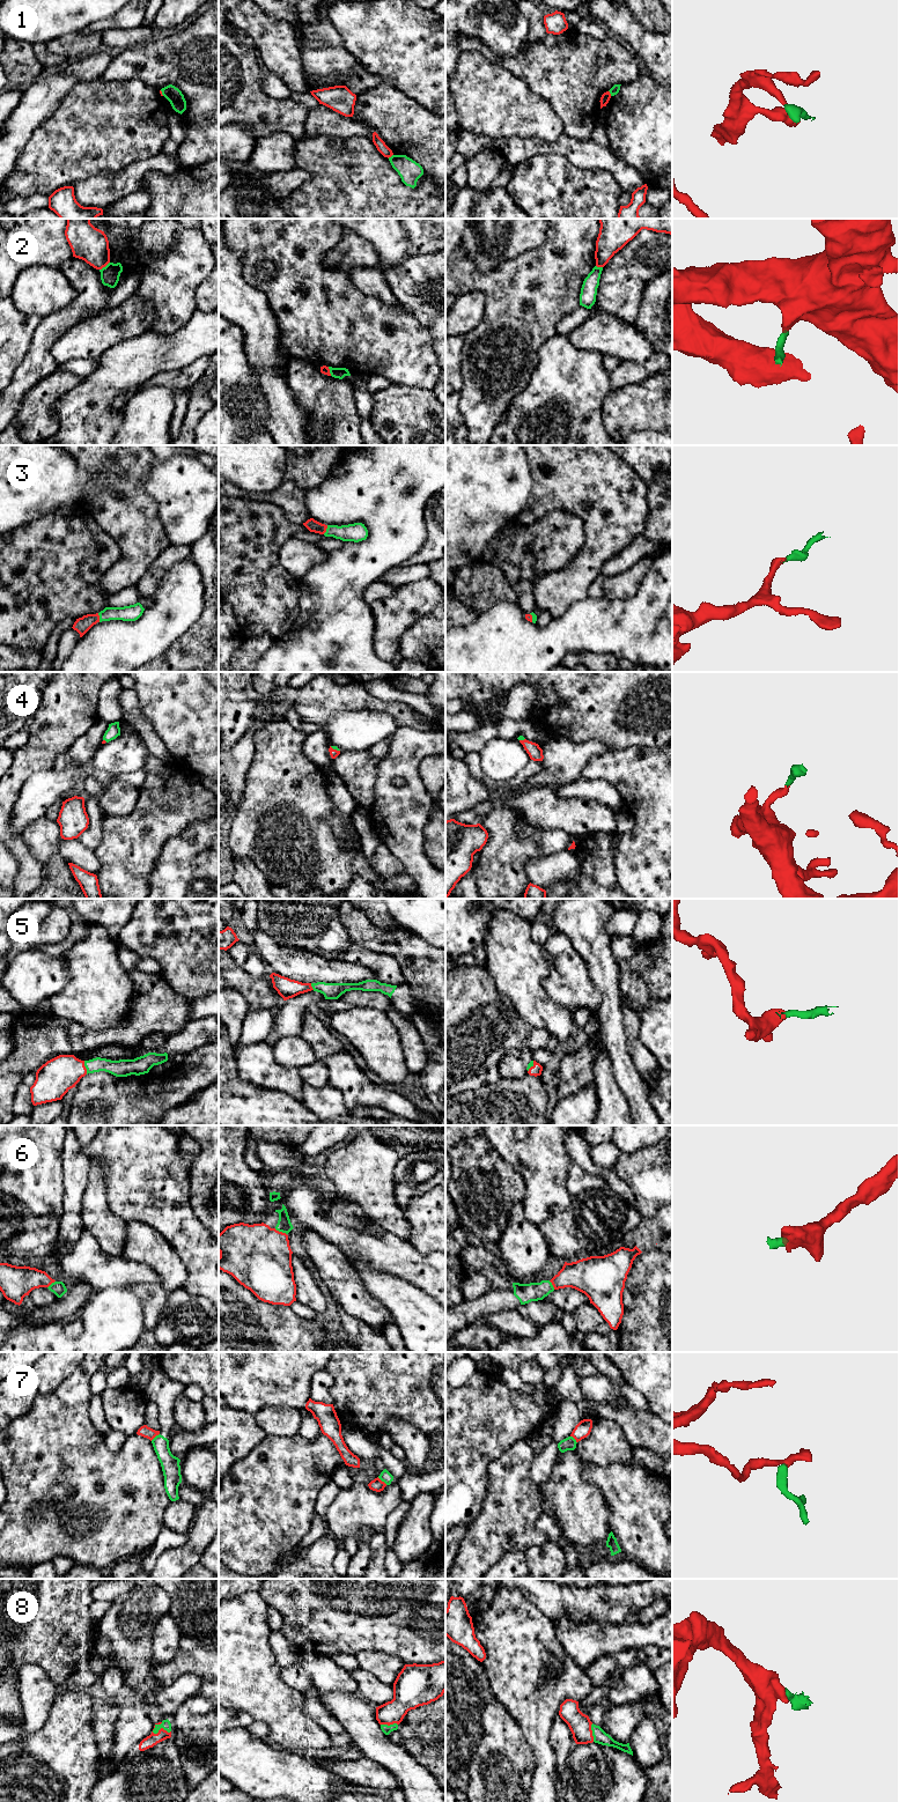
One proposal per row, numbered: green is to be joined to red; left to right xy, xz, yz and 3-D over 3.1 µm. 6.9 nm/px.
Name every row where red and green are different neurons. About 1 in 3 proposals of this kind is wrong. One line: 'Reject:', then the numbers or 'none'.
Reject: 1, 2, 7

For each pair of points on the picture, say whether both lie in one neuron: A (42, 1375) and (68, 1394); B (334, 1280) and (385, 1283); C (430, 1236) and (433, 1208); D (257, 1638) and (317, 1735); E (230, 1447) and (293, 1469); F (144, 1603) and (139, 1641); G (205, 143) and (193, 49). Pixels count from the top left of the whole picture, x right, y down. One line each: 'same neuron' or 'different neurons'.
A: different neurons
B: different neurons
C: same neuron
D: same neuron
E: different neurons
F: same neuron
G: same neuron

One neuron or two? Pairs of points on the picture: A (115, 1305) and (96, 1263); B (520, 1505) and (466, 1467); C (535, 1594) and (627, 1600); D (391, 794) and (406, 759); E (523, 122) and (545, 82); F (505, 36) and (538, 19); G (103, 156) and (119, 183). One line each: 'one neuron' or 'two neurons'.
A: two neurons
B: two neurons
C: one neuron
D: one neuron
E: two neurons
F: two neurons
G: two neurons

